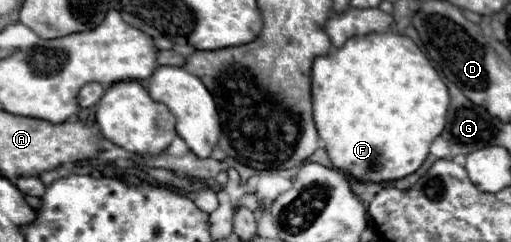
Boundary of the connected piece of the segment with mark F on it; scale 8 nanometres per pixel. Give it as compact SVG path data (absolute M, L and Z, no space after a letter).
M383 32L349 38L337 52L315 58L311 68L311 102L313 120L331 164L355 180L387 184L413 174L425 162L431 142L445 126L449 92L411 38Z

